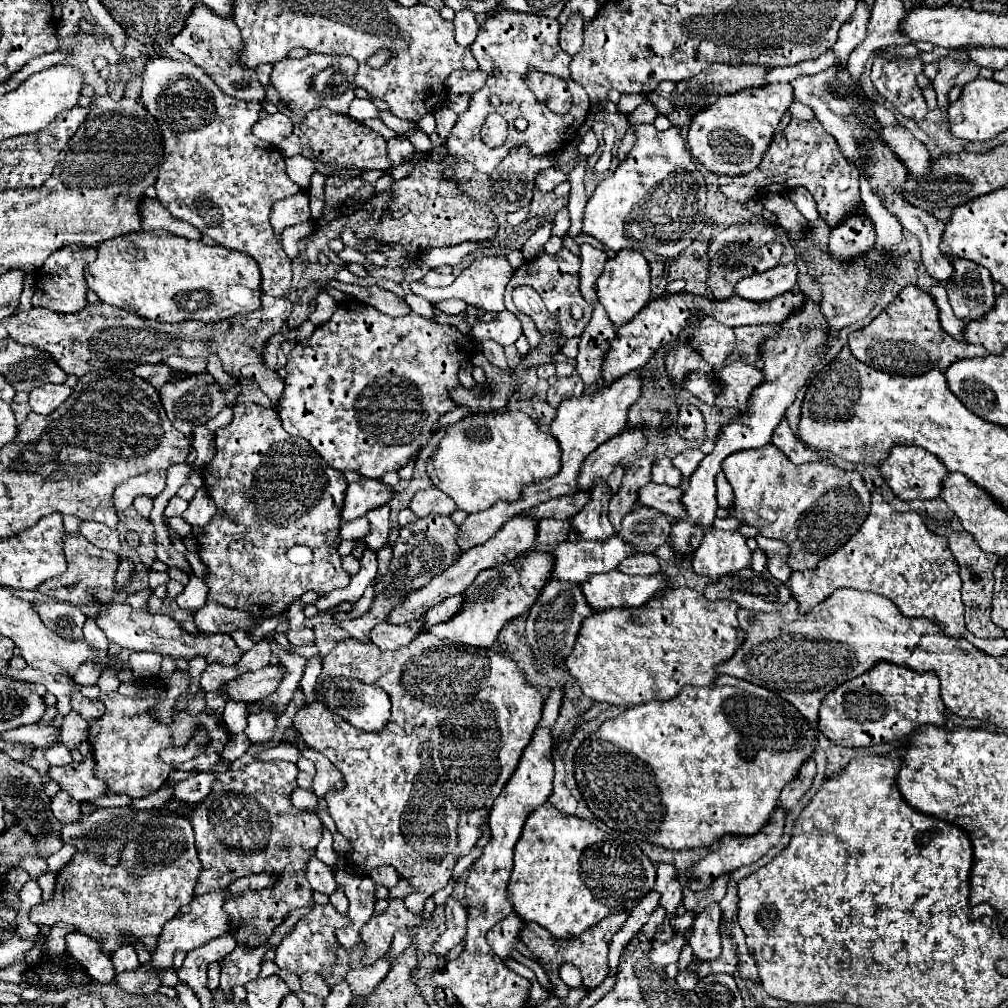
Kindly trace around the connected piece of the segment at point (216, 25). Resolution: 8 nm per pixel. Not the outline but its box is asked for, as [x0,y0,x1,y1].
[172,5,266,101]

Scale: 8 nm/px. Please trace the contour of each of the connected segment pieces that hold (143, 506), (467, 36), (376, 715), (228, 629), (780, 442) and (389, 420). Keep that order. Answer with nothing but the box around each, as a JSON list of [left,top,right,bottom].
[[134,495,152,517],[454,9,478,47],[320,681,390,731],[194,599,256,635],[772,419,822,465],[278,301,474,479]]

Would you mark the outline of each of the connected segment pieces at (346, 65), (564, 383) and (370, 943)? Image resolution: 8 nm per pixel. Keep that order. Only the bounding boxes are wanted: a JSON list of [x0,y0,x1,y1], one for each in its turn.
[[270,53,358,121],[546,373,584,409],[360,899,420,965]]

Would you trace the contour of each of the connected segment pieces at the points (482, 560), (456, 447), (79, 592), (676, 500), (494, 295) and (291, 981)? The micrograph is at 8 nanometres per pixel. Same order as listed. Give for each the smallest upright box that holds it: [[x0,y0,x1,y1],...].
[[386,517,536,623],[428,411,562,513],[38,533,122,607],[638,483,686,519],[412,255,514,311],[278,970,301,991]]

